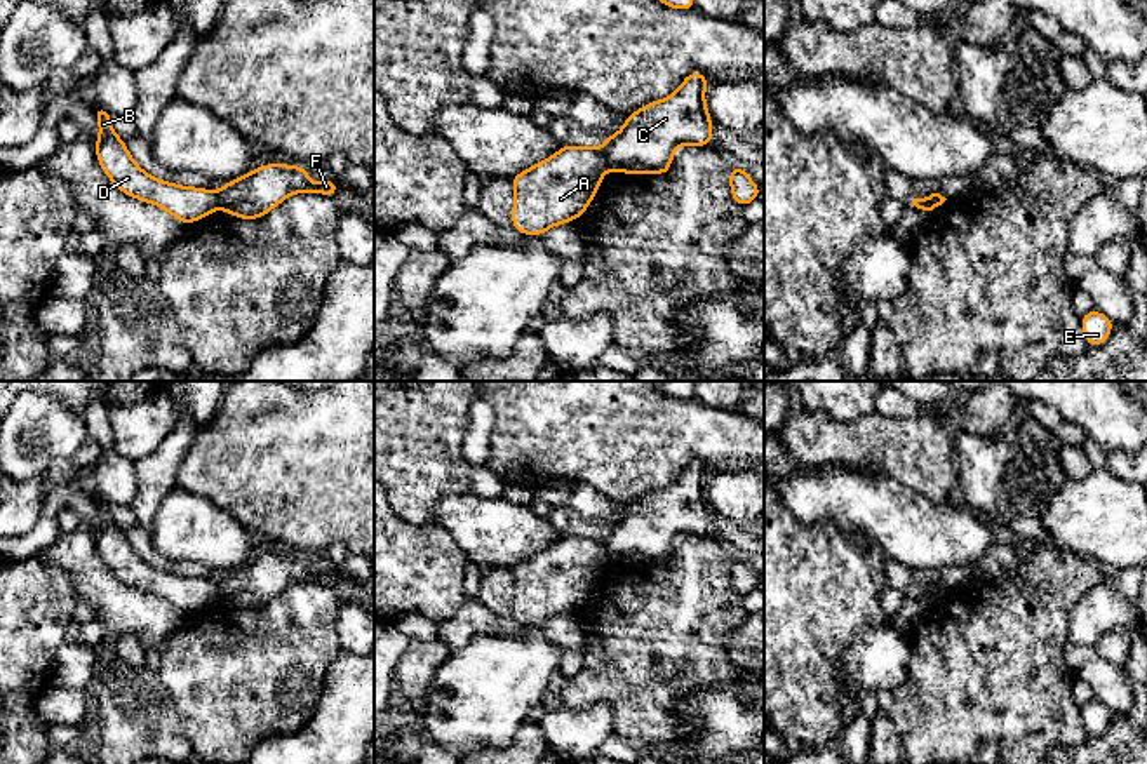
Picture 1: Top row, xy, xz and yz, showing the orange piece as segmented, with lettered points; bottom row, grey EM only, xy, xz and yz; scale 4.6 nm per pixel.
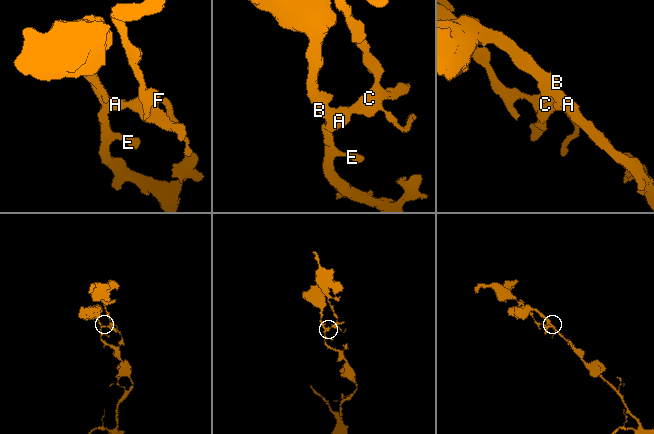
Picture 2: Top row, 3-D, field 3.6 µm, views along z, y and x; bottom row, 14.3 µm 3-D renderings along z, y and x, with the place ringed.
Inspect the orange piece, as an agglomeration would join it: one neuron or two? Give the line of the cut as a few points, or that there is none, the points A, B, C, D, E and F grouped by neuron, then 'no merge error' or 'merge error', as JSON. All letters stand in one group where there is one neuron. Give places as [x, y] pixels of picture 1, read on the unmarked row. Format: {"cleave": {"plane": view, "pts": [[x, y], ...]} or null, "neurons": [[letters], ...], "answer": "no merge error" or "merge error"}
{"cleave": {"plane": "xz", "pts": [[601, 538], [608, 557]]}, "neurons": [["A", "B", "D", "E"], ["C", "F"]], "answer": "merge error"}

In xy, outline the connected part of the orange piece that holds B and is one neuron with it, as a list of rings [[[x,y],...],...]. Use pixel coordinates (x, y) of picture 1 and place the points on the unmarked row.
[[[97,494],[94,505],[101,519],[96,531],[97,552],[122,583],[165,599],[183,614],[218,599],[218,586],[207,578],[181,576],[146,564],[111,519],[111,503]]]

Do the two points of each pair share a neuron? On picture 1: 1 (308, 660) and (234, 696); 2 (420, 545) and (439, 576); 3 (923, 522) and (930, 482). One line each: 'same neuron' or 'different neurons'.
1: same neuron
2: same neuron
3: different neurons

